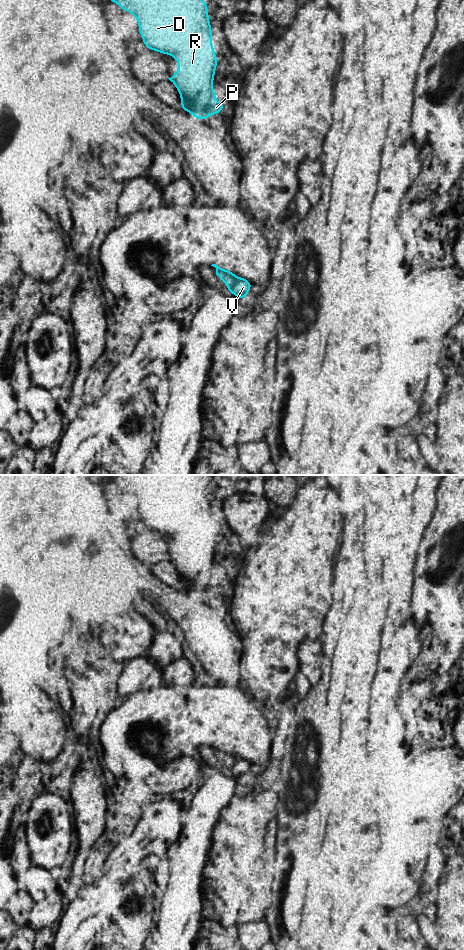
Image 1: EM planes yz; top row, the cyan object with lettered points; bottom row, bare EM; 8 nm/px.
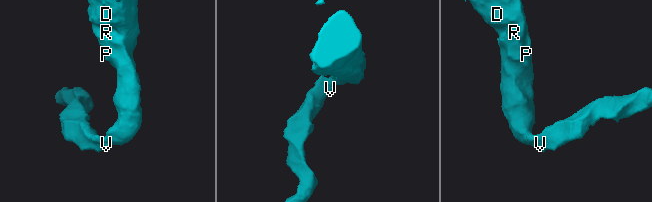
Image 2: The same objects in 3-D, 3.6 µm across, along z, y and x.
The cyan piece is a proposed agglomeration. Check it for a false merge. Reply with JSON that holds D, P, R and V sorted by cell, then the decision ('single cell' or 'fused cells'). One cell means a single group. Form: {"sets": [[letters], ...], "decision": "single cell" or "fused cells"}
{"sets": [["D", "P", "R", "V"]], "decision": "single cell"}

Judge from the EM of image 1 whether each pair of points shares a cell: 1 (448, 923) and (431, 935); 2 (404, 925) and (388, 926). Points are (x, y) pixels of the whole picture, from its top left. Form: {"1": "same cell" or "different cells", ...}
{"1": "different cells", "2": "different cells"}

